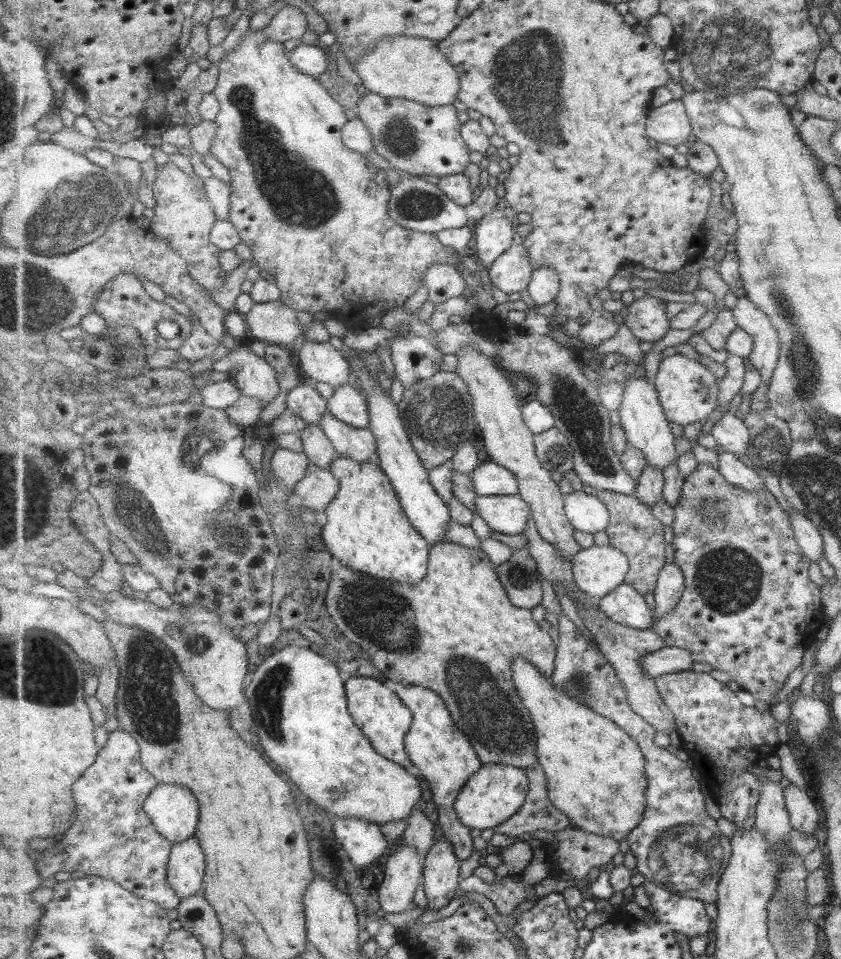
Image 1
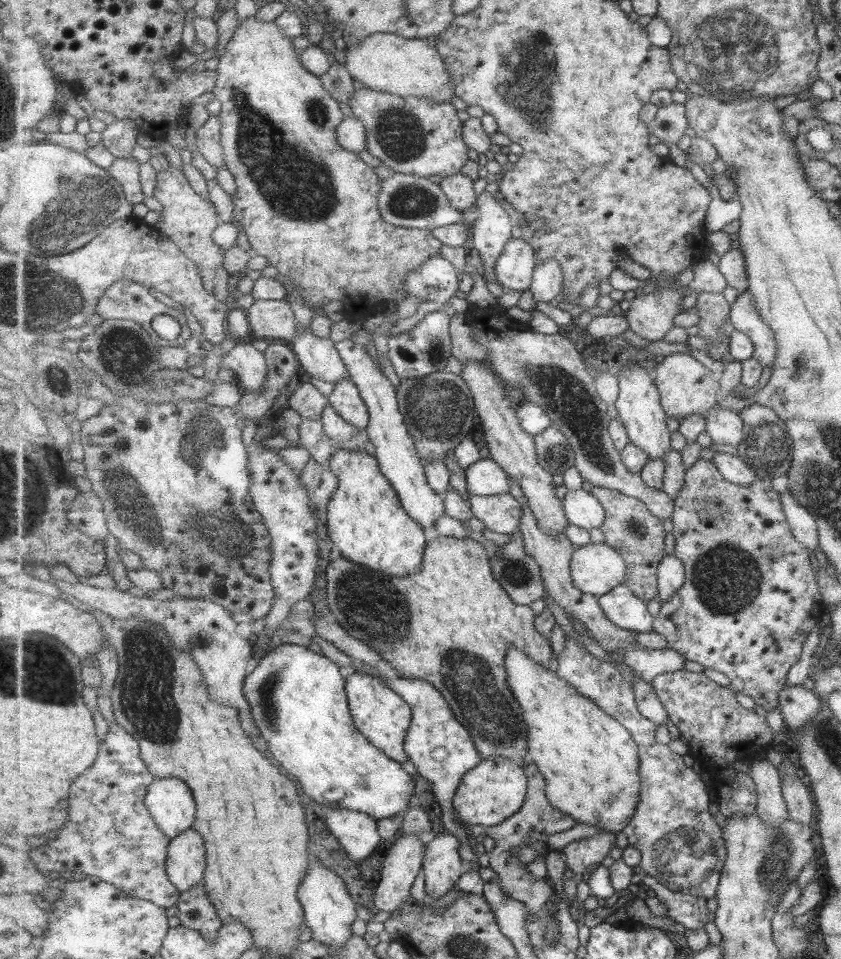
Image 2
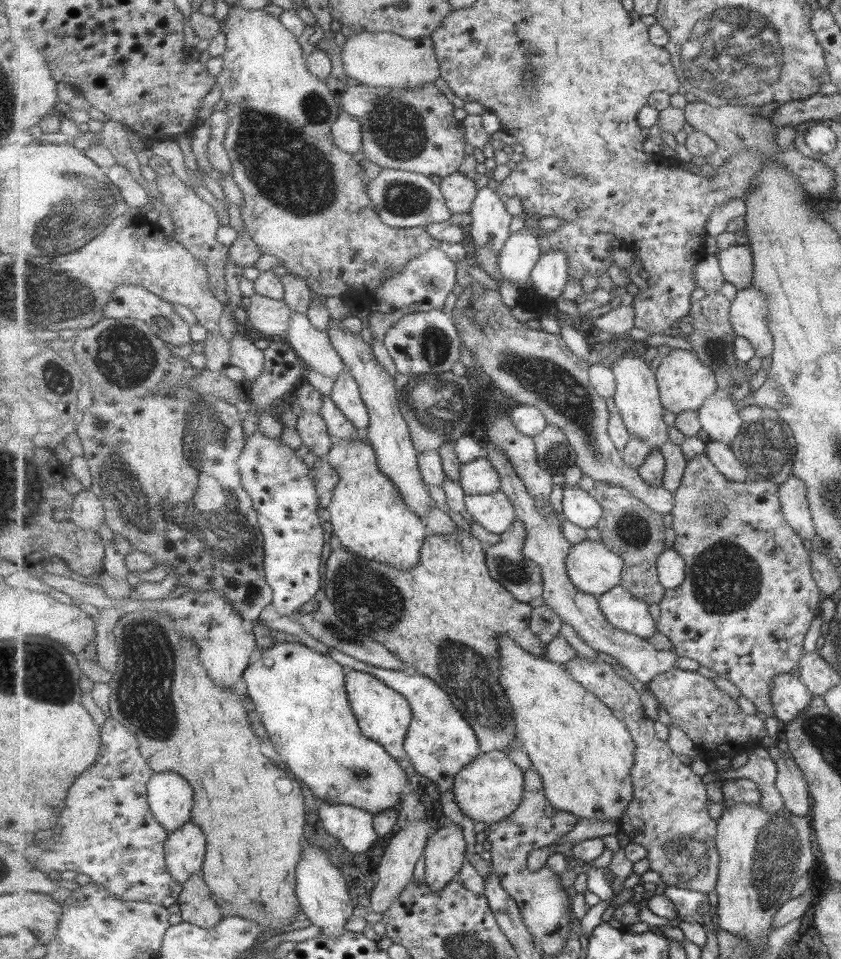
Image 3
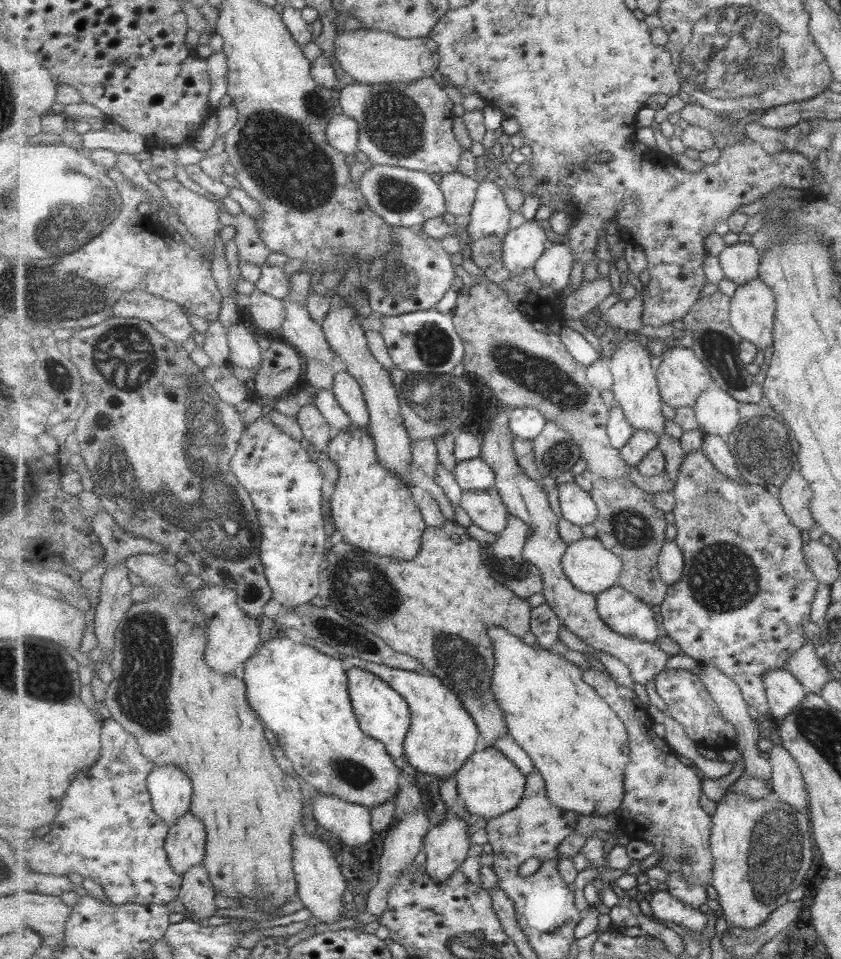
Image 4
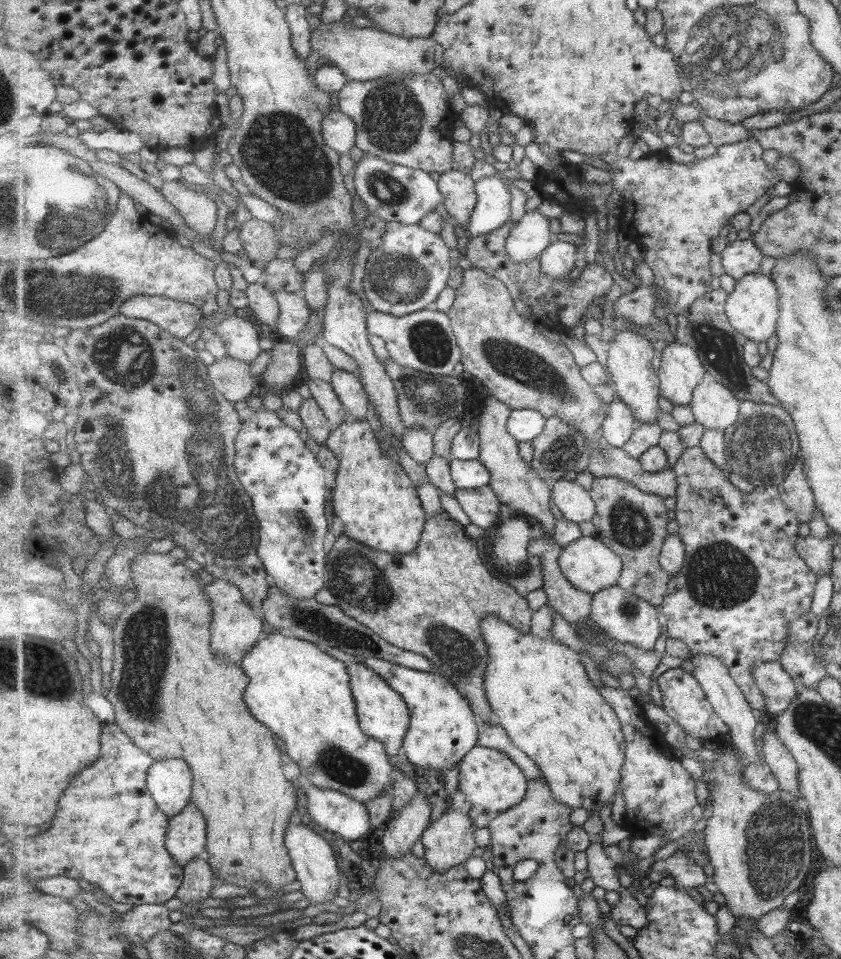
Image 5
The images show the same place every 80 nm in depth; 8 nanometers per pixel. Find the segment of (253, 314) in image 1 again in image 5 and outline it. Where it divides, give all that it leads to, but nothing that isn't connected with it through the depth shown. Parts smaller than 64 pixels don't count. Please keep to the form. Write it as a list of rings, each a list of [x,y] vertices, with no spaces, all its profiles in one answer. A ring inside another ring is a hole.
[[[262,281],[251,283],[246,289],[252,310],[257,322],[264,330],[269,326],[277,325],[280,317],[280,304],[277,297]]]

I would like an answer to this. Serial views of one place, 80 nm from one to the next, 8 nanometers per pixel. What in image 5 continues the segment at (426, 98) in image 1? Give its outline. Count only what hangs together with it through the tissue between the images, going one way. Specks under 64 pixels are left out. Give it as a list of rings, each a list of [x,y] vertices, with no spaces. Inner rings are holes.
[[[338,20],[335,23],[331,23],[330,25],[323,25],[321,24],[318,26],[317,30],[312,31],[312,48],[319,52],[320,56],[323,58],[327,58],[331,62],[334,62],[340,69],[348,76],[349,80],[367,82],[368,80],[377,80],[378,78],[383,78],[384,76],[409,76],[410,74],[429,74],[435,70],[435,68],[441,67],[443,64],[445,49],[443,46],[439,44],[433,38],[405,38],[403,36],[395,35],[388,33],[387,31],[383,31],[381,29],[377,29],[374,27],[364,27],[358,28],[354,27],[349,23],[345,23],[342,20]]]

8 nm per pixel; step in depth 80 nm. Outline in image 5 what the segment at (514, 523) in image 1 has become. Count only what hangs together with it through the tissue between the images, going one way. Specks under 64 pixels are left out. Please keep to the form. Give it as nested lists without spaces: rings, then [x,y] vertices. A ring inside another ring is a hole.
[[[490,486],[458,489],[456,497],[472,522],[481,529],[491,528],[500,522],[502,502]]]

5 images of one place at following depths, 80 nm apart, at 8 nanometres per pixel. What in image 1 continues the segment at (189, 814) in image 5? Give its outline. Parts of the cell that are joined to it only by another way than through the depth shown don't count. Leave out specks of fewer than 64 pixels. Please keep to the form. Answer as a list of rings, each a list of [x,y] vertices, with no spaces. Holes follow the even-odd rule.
[[[196,836],[172,846],[168,880],[182,899],[203,891],[207,865],[206,853]]]

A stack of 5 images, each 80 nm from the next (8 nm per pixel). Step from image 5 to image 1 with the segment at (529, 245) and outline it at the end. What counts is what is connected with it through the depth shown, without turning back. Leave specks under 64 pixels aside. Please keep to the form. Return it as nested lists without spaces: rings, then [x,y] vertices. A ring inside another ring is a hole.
[[[514,245],[489,266],[488,272],[494,286],[505,294],[515,294],[528,288],[535,268],[525,246]]]

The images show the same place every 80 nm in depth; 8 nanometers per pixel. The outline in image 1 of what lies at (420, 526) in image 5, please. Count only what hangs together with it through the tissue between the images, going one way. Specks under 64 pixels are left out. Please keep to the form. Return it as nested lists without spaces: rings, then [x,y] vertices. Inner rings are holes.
[[[344,456],[336,457],[331,466],[335,478],[339,479],[340,491],[326,508],[327,522],[322,537],[330,553],[351,570],[393,583],[421,582],[430,572],[430,544],[418,534],[406,515],[398,492],[385,471],[374,462],[357,462]]]

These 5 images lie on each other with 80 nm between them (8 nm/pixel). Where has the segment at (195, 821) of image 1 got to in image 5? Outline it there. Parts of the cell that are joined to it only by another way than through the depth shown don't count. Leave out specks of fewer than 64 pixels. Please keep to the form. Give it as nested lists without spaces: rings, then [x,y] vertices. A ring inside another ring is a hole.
[[[184,760],[156,761],[148,770],[148,786],[158,809],[172,819],[192,802],[194,774]]]

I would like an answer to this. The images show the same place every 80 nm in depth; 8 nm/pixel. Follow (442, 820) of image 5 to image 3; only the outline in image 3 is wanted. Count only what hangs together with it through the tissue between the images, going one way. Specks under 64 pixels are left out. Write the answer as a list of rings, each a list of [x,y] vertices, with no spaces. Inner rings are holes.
[[[447,822],[428,839],[425,862],[425,882],[435,892],[459,879],[466,864],[465,850],[470,846],[465,840],[460,824]]]

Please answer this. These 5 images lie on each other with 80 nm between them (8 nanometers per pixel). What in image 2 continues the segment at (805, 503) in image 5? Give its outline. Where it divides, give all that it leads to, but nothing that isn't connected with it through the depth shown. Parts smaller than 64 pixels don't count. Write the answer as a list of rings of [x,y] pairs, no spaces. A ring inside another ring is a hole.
[[[790,490],[783,492],[781,497],[795,538],[809,551],[814,552],[819,548],[819,529],[815,517],[793,496]]]

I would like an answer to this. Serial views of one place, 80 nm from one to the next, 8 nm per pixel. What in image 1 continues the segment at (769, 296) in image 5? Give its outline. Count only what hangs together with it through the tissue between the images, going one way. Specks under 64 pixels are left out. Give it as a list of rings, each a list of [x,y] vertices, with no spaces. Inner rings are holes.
[[[748,296],[738,299],[733,308],[738,326],[754,338],[754,349],[749,356],[759,370],[763,383],[769,386],[781,356],[782,340],[767,313]]]

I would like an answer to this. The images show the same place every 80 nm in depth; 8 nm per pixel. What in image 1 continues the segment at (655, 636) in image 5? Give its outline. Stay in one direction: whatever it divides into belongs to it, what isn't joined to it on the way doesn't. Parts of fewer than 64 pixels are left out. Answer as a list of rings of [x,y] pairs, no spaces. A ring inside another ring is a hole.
[[[626,582],[597,604],[617,624],[637,630],[651,629],[654,625],[654,614],[649,610],[645,596]]]

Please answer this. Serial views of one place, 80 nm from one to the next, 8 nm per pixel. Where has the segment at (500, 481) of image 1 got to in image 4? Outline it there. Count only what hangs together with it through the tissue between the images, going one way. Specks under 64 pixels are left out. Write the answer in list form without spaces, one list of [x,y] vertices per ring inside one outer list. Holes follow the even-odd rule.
[[[481,456],[459,461],[455,476],[464,491],[489,490],[496,484],[495,471]]]

